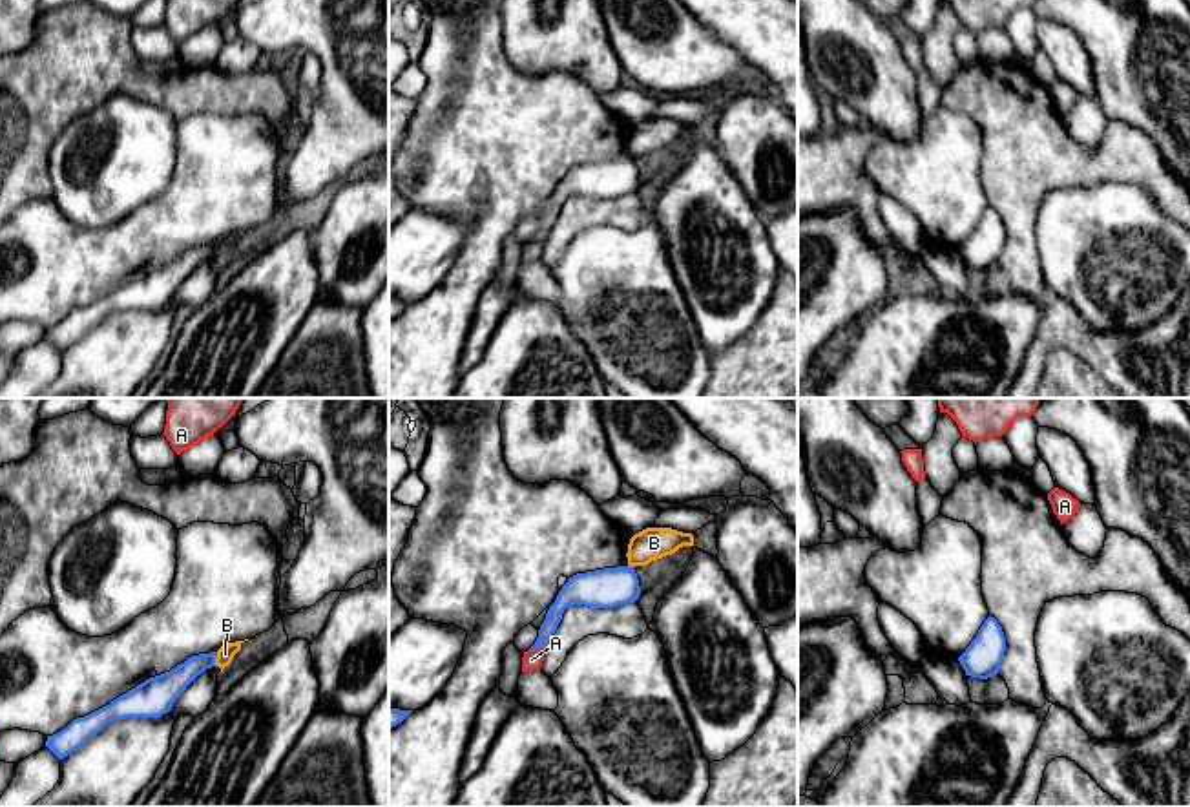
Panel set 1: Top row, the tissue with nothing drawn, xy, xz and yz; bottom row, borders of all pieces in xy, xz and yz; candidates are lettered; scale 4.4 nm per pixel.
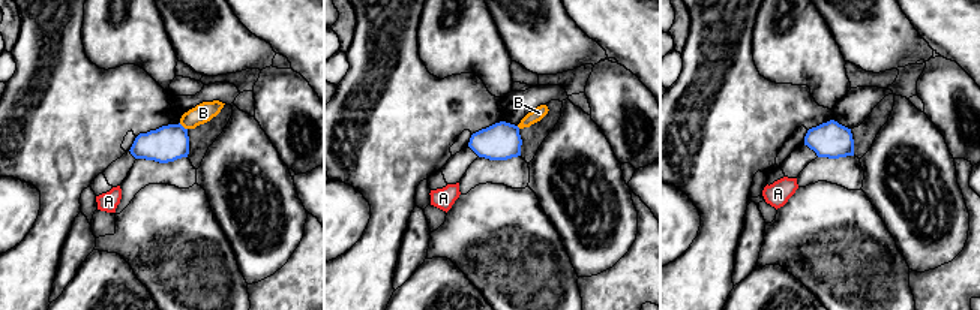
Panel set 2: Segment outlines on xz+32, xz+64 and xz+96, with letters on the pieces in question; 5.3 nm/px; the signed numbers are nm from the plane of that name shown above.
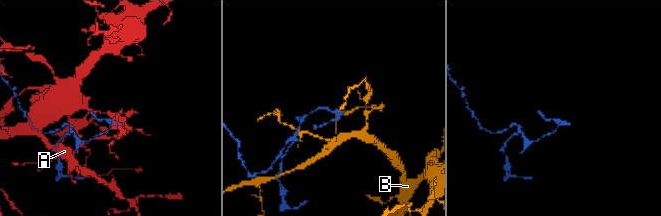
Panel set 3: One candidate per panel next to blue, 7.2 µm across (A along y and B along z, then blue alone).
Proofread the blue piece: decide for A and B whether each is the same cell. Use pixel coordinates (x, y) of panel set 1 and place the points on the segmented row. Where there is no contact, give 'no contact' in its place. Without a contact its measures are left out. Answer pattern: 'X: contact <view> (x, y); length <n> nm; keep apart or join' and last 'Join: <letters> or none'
A: contact xz (537, 647); length 90 nm; keep apart
B: contact xy (214, 660); length 70 nm; keep apart
Join: none

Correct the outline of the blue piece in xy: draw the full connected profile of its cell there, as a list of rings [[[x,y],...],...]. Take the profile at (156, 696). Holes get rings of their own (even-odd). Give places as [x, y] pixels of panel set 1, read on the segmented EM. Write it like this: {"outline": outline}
{"outline": [[[217,652],[192,655],[170,672],[146,679],[110,705],[77,718],[60,732],[47,736],[46,747],[62,760],[115,719],[161,718],[172,710],[177,697],[199,674],[215,666],[215,657]]]}

